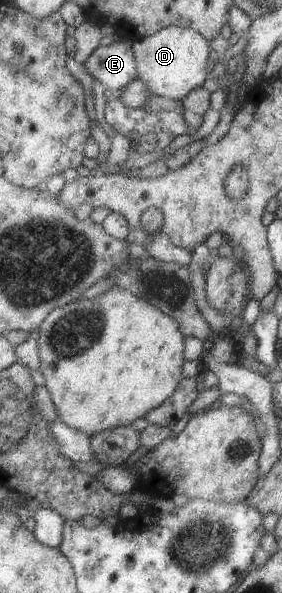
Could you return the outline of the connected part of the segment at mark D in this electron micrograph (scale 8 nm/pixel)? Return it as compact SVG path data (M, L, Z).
M169 26L149 37L131 40L135 54L138 79L141 80L152 94L182 100L191 89L201 86L211 68L209 53L210 42L199 32L179 26Z

